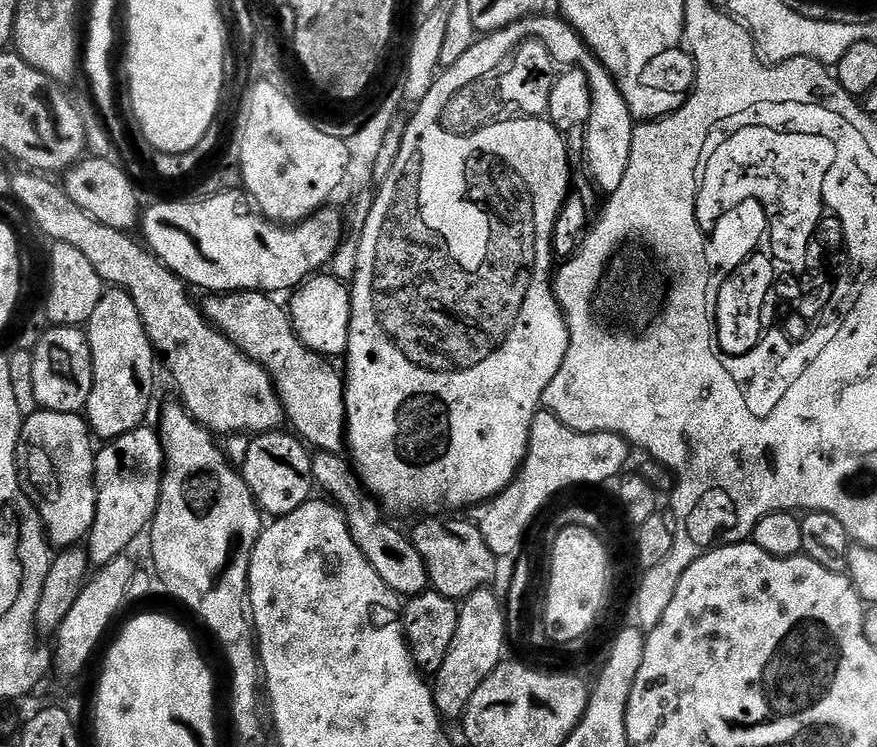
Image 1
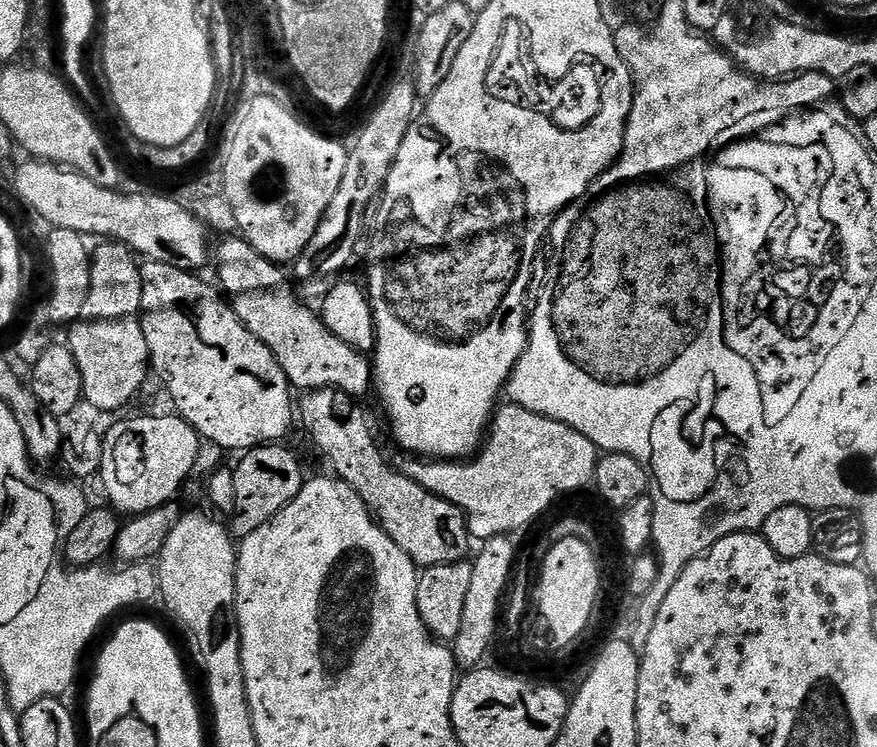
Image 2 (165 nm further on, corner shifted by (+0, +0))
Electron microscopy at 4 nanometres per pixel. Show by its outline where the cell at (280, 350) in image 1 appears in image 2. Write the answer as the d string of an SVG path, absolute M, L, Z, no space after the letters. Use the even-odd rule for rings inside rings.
M317 388L303 393L304 401L299 401L298 416L304 419L304 428L312 435L312 440L328 455L328 460L332 463L331 471L339 479L347 484L366 502L371 508L373 516L380 521L380 524L387 529L388 533L402 550L421 569L430 566L442 566L443 564L453 564L459 560L468 560L473 551L474 537L468 531L468 518L458 506L430 494L418 482L414 482L410 477L405 476L399 467L391 468L388 460L384 457L382 449L376 445L376 436L372 433L372 424L368 421L368 416L364 413L363 403L357 402L347 392L340 391L339 388Z

